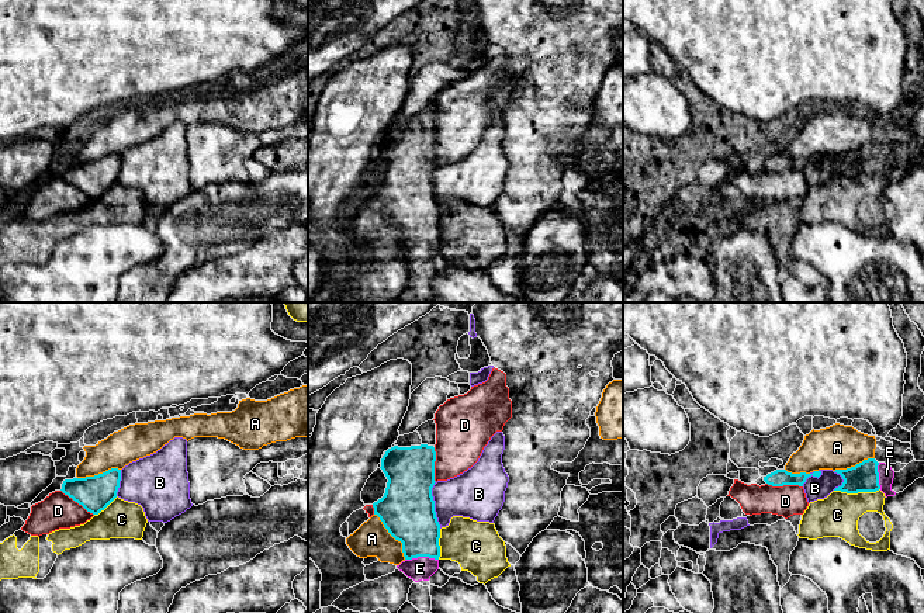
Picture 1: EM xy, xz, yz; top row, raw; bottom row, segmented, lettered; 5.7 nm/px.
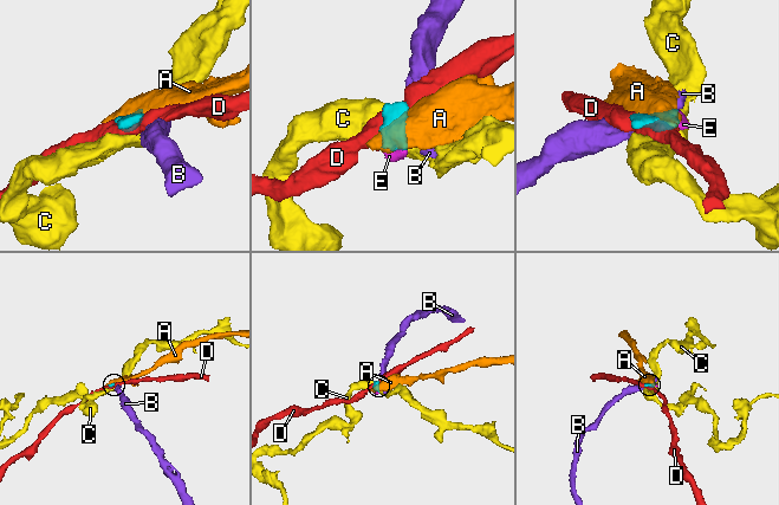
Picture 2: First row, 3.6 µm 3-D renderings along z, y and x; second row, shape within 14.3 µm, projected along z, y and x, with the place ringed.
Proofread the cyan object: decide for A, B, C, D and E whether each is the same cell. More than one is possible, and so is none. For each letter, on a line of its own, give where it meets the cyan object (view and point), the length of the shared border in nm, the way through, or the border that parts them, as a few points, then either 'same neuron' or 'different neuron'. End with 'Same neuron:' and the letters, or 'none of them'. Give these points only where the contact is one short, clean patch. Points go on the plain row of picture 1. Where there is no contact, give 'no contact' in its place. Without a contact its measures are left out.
A: meets cyan in xz at (394, 222); contact 320 nm long; different neuron
B: meets cyan in xz at (433, 190); contact 280 nm long; border along xz (435, 166), (432, 184), (435, 201), (440, 213); different neuron
C: meets cyan in yz at (857, 177); contact 260 nm long; border along yz (879, 173), (857, 177), (834, 176); different neuron
D: meets cyan in yz at (785, 169); contact 200 nm long; different neuron
E: meets cyan in xz at (421, 241); contact 190 nm long; runs through xz (408, 200), (419, 217), (421, 241), (419, 253); same neuron
Same neuron: E

